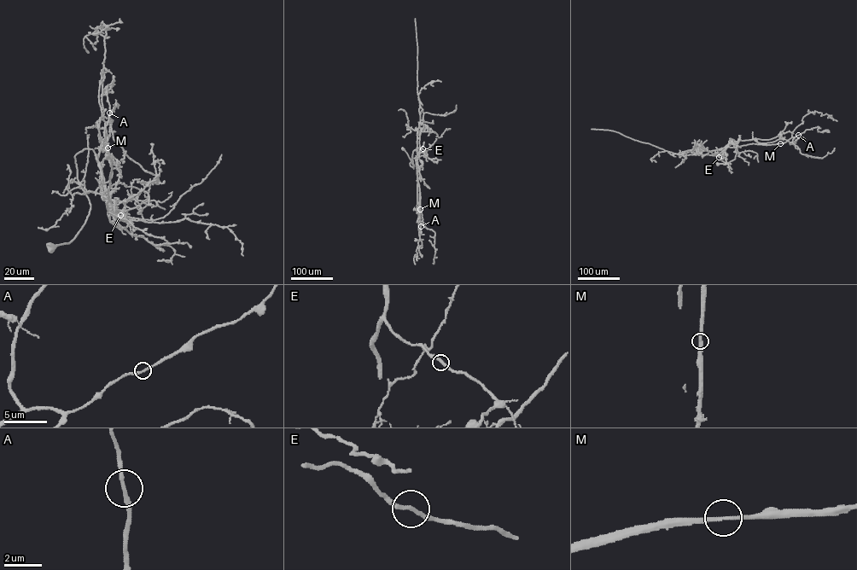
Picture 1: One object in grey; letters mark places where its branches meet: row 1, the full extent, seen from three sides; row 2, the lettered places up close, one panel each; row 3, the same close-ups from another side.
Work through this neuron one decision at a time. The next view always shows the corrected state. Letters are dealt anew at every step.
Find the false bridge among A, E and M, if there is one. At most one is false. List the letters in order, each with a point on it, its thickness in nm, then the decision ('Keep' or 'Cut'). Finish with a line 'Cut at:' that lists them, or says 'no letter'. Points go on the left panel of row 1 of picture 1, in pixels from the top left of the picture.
A: Place: (109, 113). Thickness 200 nm. Keep
E: Place: (120, 215). Thickness 200 nm. Keep
M: Place: (107, 148). Thickness 200 nm. Keep
Cut at: no letter

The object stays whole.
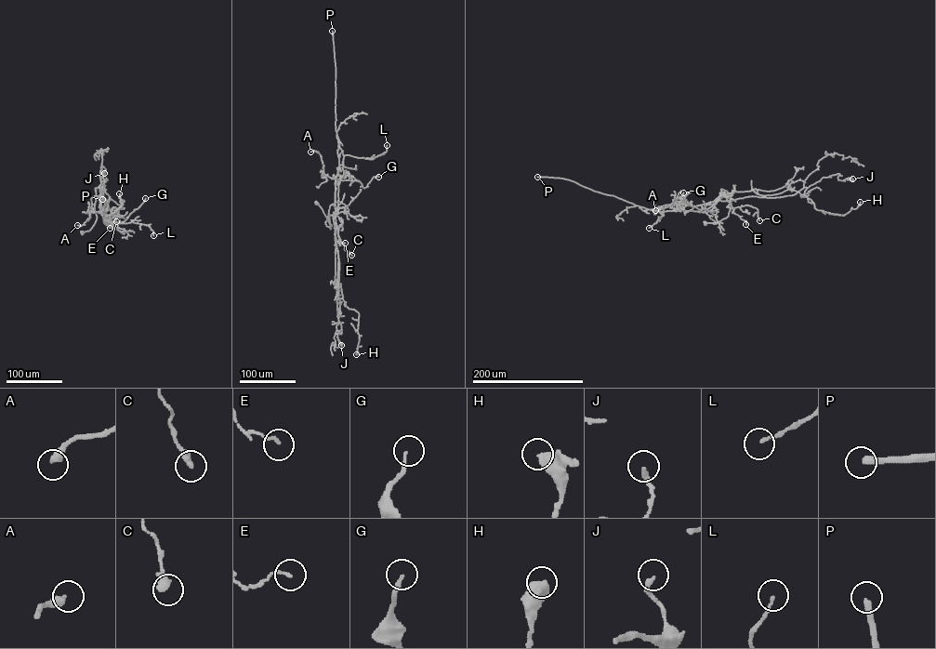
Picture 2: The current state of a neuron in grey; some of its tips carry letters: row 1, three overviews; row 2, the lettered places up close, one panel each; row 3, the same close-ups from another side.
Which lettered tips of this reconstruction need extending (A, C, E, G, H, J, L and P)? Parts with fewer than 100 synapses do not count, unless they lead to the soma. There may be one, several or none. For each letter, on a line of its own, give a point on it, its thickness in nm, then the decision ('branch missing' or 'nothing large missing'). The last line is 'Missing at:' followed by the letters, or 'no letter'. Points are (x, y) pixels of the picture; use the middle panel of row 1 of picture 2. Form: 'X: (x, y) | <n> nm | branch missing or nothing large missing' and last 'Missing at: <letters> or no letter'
A: (310, 152) | 360 nm | nothing large missing
C: (351, 255) | 380 nm | nothing large missing
E: (345, 243) | 120 nm | nothing large missing
G: (378, 177) | 170 nm | nothing large missing
H: (356, 354) | 550 nm | nothing large missing
J: (341, 345) | 240 nm | nothing large missing
L: (387, 145) | 130 nm | nothing large missing
P: (332, 31) | 300 nm | branch missing
Missing at: P

